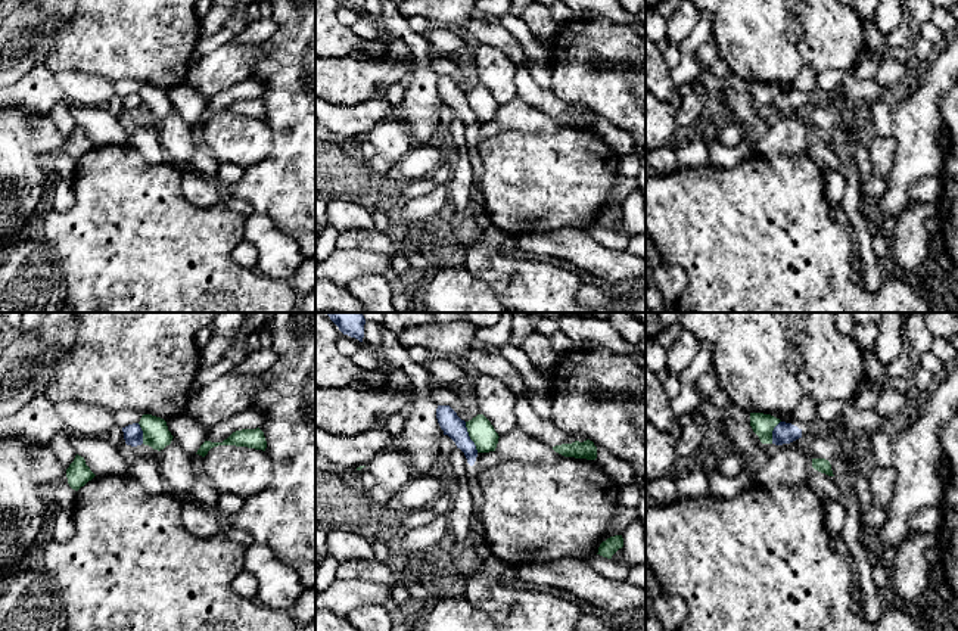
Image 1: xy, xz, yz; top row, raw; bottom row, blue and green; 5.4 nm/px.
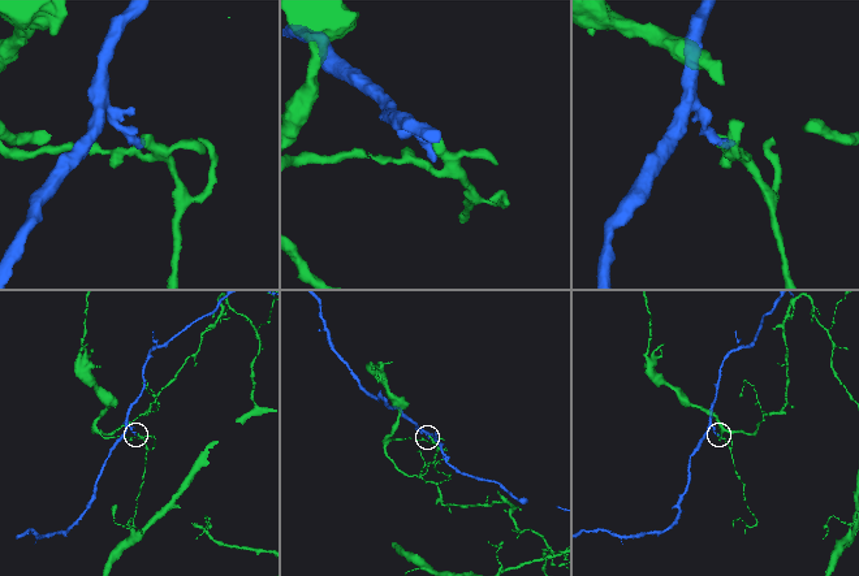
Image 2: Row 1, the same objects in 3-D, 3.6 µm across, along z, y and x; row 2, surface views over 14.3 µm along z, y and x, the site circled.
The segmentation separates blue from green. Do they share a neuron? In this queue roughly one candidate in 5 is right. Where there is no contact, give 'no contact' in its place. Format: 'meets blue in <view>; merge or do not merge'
meets blue in xz; do not merge

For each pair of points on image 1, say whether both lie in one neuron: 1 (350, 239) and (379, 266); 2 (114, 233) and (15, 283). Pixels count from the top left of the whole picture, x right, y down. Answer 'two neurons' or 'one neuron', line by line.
1: two neurons
2: two neurons

